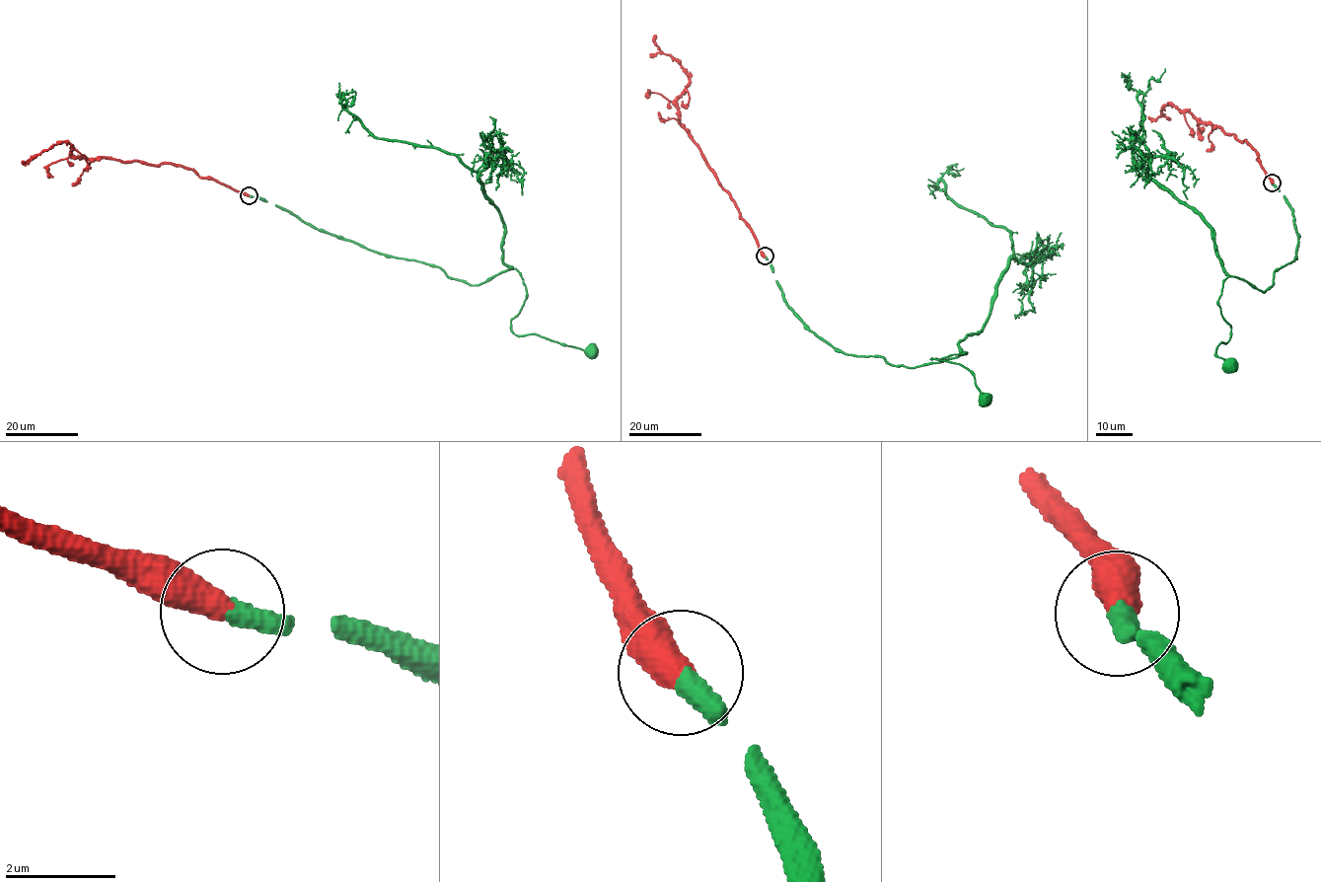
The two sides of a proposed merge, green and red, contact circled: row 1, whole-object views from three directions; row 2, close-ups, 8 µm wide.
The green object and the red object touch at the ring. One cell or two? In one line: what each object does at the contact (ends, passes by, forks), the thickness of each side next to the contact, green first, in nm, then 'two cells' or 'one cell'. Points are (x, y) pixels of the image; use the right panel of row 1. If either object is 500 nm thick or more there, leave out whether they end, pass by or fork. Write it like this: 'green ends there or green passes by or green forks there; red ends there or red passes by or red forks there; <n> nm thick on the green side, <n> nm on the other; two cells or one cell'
400 nm thick on the green side, 500 nm on the other; one cell

